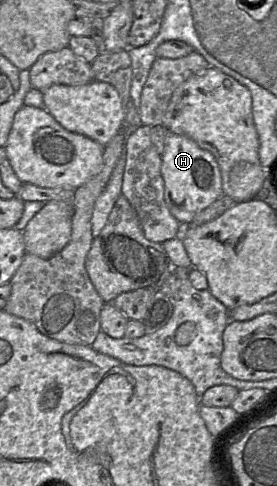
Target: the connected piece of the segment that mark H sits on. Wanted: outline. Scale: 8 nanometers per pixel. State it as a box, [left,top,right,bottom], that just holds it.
[161,132,223,224]

